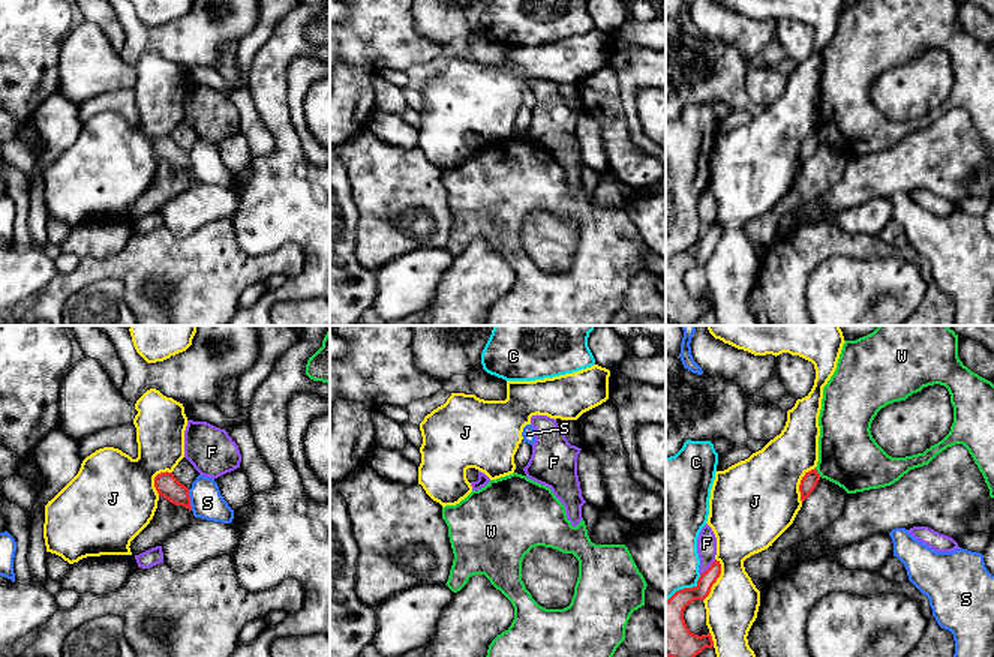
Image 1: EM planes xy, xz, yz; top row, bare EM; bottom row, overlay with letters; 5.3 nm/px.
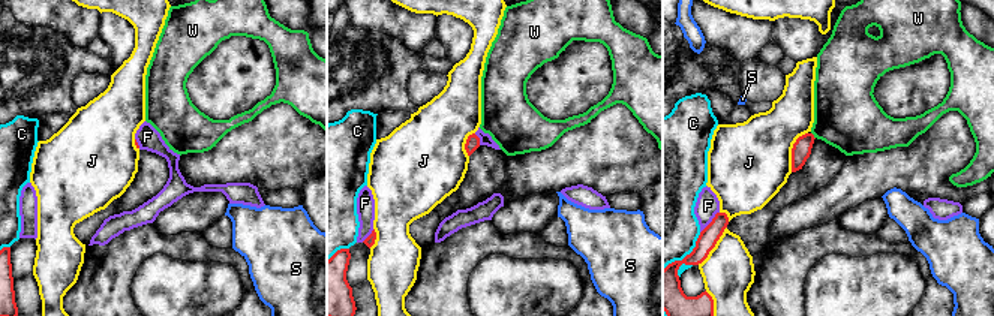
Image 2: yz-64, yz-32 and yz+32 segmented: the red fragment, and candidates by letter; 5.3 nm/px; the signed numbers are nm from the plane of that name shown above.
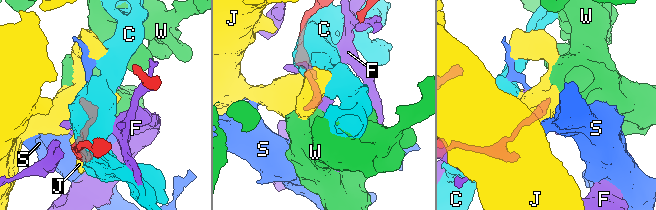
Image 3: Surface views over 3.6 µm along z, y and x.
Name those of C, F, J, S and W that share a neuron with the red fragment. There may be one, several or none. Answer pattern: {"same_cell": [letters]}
{"same_cell": []}

